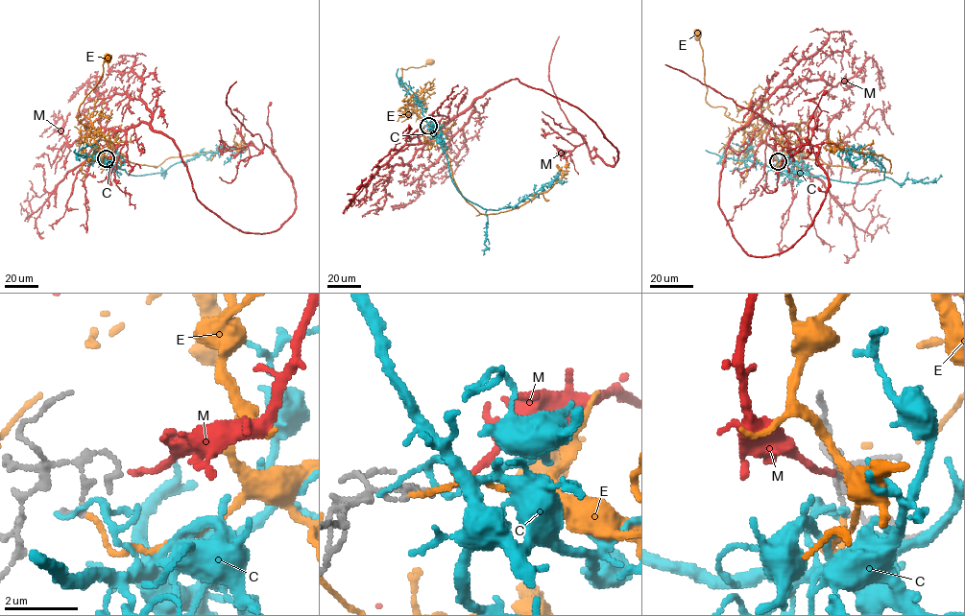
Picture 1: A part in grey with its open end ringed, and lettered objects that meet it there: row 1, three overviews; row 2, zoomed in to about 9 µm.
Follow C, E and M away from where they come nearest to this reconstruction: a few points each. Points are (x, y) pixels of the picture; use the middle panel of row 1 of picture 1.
C: (425, 126), (429, 125), (445, 153), (456, 188), (484, 208), (514, 206), (556, 177), (563, 182)
E: (427, 126), (434, 127), (421, 117), (413, 107), (414, 99), (399, 83), (401, 68), (425, 65), (430, 61)
M: (428, 126), (518, 79), (582, 110), (617, 150), (614, 165), (591, 155), (557, 101), (549, 63), (559, 36)

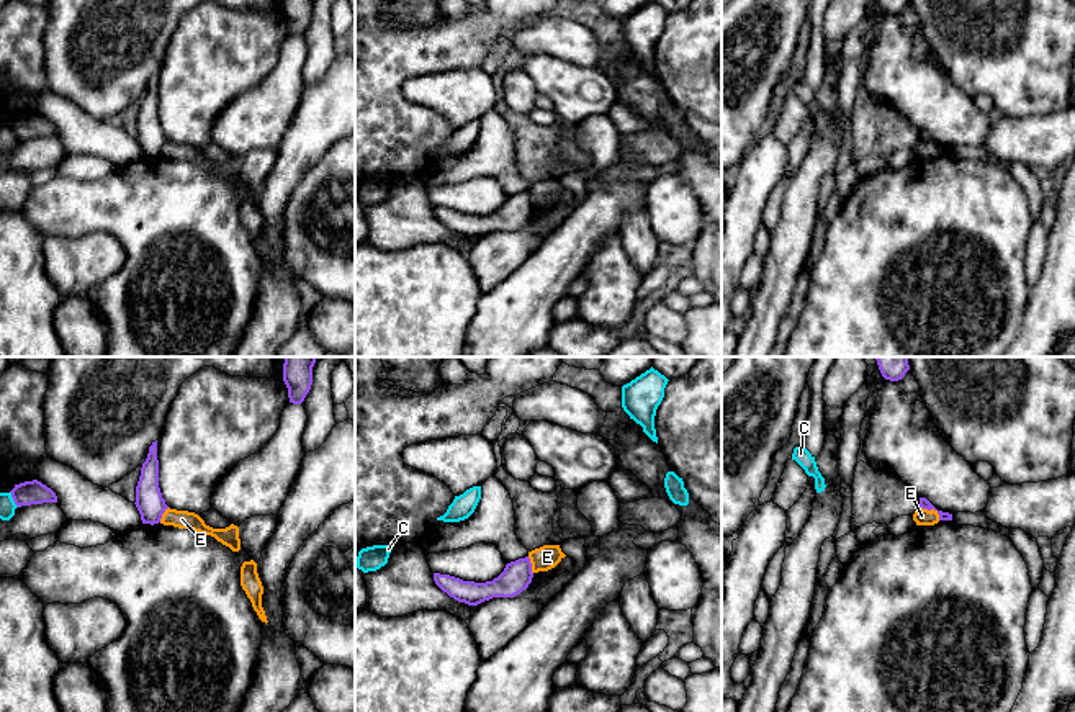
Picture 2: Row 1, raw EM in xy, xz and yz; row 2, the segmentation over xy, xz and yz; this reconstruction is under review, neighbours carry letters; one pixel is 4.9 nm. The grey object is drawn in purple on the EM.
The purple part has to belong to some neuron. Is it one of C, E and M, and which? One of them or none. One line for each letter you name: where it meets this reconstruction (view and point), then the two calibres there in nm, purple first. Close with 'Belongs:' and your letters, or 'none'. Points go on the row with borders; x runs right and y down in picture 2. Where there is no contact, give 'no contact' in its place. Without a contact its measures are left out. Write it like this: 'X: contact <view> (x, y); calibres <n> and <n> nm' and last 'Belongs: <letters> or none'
M: no contact
Belongs: M

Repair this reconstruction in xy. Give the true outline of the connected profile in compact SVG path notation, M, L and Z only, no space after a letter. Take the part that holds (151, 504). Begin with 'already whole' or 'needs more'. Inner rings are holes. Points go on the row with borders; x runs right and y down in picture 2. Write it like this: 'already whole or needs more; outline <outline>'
already whole; outline M157 440L149 447L149 453L141 468L141 476L136 486L136 507L142 524L159 524L162 514L169 509L159 488L159 460Z

